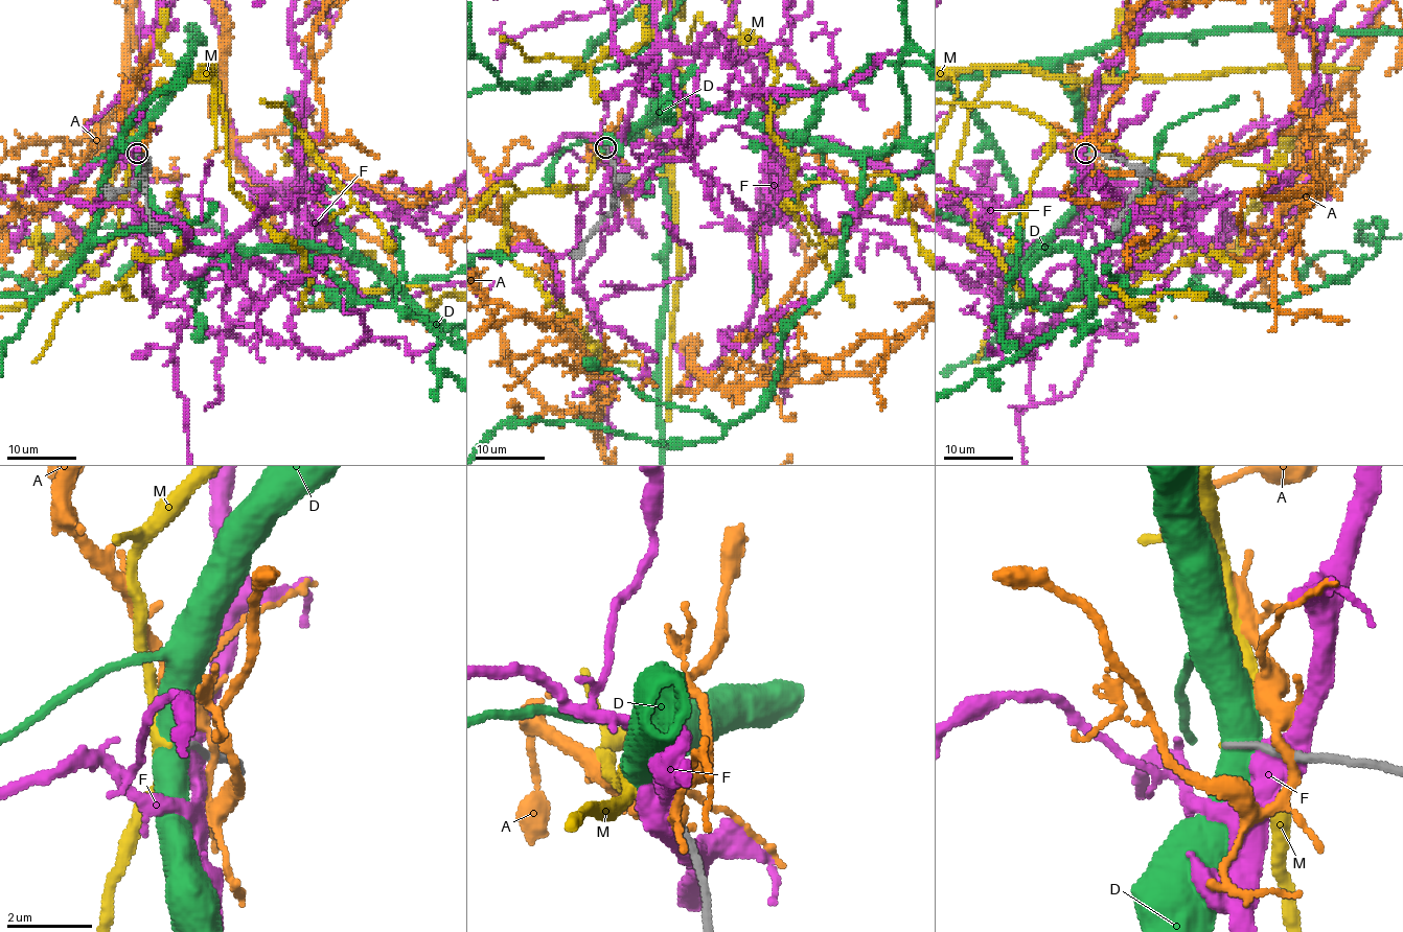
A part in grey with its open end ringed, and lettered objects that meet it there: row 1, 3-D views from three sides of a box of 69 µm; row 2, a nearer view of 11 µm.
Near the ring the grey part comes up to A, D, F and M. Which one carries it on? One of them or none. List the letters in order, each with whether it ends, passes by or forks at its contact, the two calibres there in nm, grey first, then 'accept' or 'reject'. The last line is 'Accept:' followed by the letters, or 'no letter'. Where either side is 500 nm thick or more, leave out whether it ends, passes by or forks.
A: it forks | 180/170 nm | reject
D: 180/550 nm | reject
F: 170/600 nm | reject
M: it passes by | 130/200 nm | accept
Accept: M

